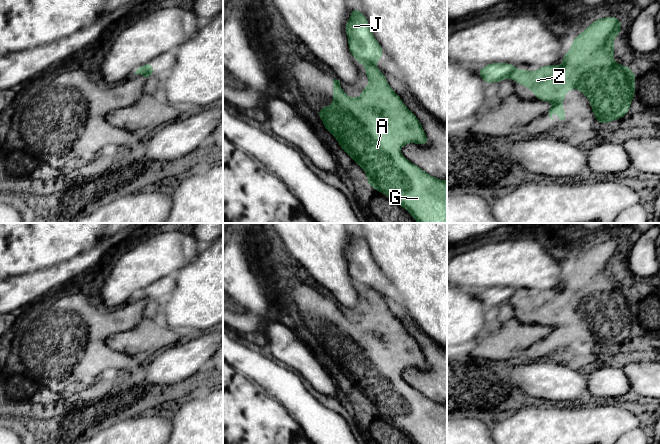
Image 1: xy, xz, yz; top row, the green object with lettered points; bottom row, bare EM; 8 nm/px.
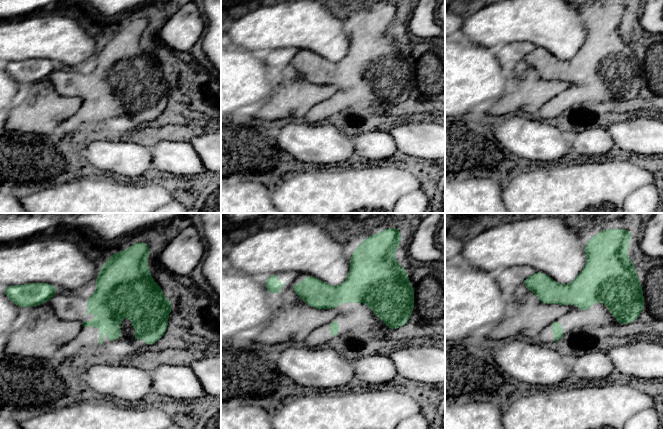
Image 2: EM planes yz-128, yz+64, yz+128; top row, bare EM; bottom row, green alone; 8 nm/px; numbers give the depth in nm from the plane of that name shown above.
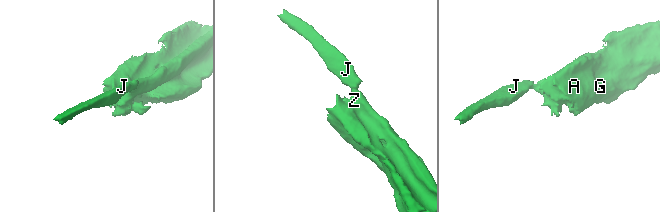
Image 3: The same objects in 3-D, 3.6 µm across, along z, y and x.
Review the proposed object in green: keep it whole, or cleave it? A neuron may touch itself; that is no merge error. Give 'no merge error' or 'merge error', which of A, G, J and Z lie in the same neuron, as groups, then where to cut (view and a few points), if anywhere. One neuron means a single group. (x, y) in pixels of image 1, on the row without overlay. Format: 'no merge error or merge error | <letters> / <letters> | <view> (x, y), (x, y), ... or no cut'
merge error | A G Z / J | yz (514, 292), (508, 301)

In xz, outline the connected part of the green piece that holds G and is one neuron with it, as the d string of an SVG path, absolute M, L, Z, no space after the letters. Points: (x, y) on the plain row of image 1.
M372 288L366 289L365 298L369 309L362 313L358 322L351 322L341 312L340 305L333 304L333 328L323 330L318 340L323 350L338 365L339 370L358 388L367 399L367 407L382 418L388 420L394 427L405 432L415 444L447 444L447 404L441 404L429 399L417 389L411 387L397 374L408 367L428 369L422 348L407 332L402 323L390 311L382 295Z

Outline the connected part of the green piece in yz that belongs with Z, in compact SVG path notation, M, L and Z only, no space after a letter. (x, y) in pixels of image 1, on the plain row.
M614 240L595 243L583 256L580 256L571 267L569 275L562 280L563 288L541 290L532 296L526 293L514 293L510 303L518 308L528 311L535 316L535 323L549 325L553 330L549 333L549 341L553 344L553 336L556 335L559 347L566 345L566 335L561 331L565 324L565 318L571 313L579 313L592 330L598 348L609 347L621 343L631 332L631 326L635 320L636 299L629 290L623 290L615 286L613 277L616 271L612 266L622 254L621 247Z

